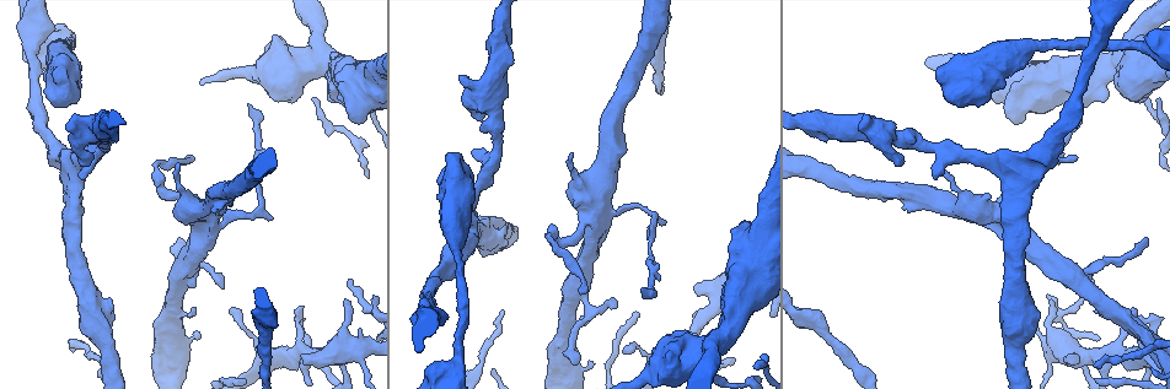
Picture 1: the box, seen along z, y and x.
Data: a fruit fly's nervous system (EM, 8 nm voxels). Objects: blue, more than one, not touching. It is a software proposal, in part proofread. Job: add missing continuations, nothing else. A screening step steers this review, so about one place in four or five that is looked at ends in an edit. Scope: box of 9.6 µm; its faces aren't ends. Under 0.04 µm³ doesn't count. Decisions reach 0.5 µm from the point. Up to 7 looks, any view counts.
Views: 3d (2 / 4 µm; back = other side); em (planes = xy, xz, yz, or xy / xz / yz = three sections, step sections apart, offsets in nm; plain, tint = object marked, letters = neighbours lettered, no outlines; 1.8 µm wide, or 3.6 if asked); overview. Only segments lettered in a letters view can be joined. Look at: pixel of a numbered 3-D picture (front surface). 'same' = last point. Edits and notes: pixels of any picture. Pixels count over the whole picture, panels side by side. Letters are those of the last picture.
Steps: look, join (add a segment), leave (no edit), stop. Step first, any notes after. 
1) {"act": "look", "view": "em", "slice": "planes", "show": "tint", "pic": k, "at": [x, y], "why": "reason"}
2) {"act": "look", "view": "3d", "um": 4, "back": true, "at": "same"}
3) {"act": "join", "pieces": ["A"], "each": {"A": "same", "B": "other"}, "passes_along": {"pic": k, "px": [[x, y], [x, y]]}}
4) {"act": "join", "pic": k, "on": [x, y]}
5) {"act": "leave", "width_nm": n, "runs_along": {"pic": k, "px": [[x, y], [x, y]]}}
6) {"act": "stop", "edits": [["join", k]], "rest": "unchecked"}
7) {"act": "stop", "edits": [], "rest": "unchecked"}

{"act": "look", "view": "em", "slice": "planes", "show": "letters", "pic": 1, "at": [1077, 157], "why": "long arm stops here"}

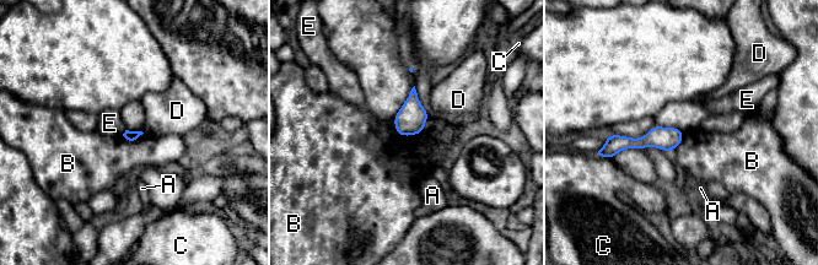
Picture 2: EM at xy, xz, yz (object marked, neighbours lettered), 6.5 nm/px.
{"act": "leave", "each": {"A": "other", "B": "other", "C": "other", "D": "other", "E": "other"}, "runs_along": {"pic": 2, "px": [[679, 134], [609, 147]]}, "found": "no lettered segment goes on from it"}

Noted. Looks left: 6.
{"act": "look", "view": "em", "um": 3.6, "slice": "planes", "show": "tint", "pic": 1, "at": [1080, 272], "why": "three arms meet"}

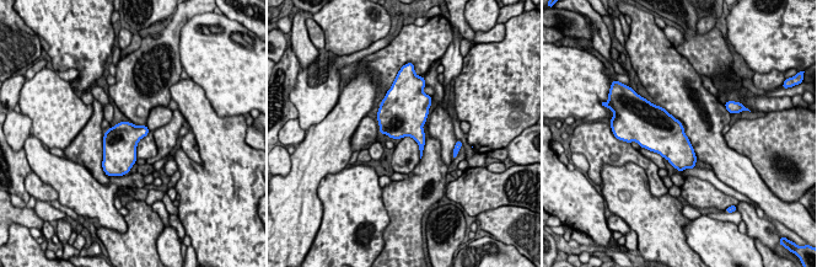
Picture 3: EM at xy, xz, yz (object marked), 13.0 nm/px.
{"act": "look", "view": "em", "um": 3.6, "slice": "planes", "show": "letters", "at": "same", "why": "what lies round it"}

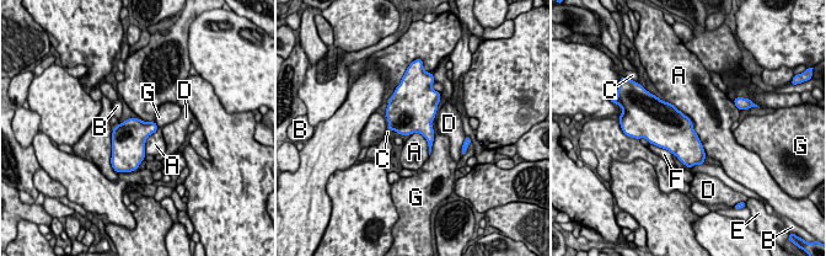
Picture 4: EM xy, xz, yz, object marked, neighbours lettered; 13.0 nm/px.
{"act": "leave", "longest_contact_nm": ["A", 600], "each": {"A": "other", "B": "other", "C": "other", "D": "other", "E": "other", "F": "other", "G": "other"}, "border": {"pic": 4, "px": [[686, 115], [707, 156]]}, "found": "no lettered segment goes on from it"}

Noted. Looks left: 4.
{"act": "look", "view": "3d", "um": 4, "back": true, "pic": 1, "at": [249, 107], "why": "free end"}

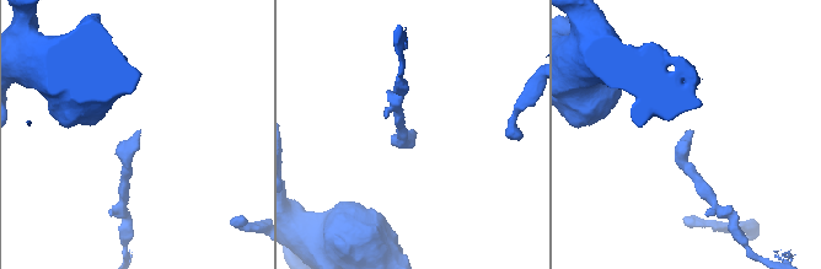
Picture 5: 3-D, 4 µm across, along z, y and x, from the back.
{"act": "look", "view": "em", "slice": "xy", "step": 8, "show": "tint", "pic": 5, "at": [687, 132]}

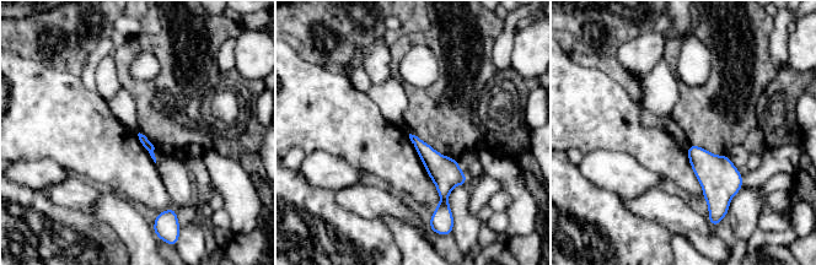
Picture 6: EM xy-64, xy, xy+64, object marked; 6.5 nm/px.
{"act": "look", "view": "em", "slice": "planes", "show": "letters", "at": "same", "why": "cut it another way"}

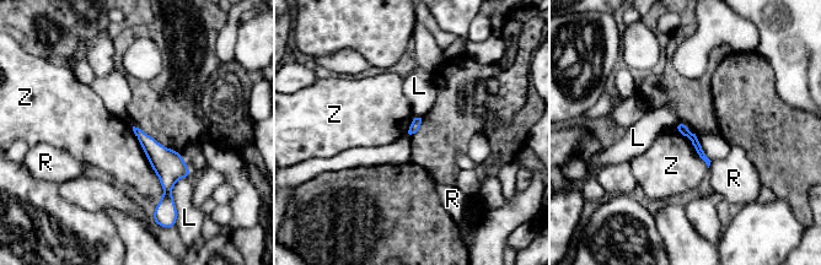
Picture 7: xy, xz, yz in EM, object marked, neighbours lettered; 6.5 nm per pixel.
{"act": "leave", "each": {"L": "other", "R": "other", "Z": "other"}, "runs_along": {"pic": 7, "px": [[680, 126], [693, 139], [708, 161]]}, "found": "none of them fits"}

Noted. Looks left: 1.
{"act": "stop", "edits": [], "rest": "unchecked"}

